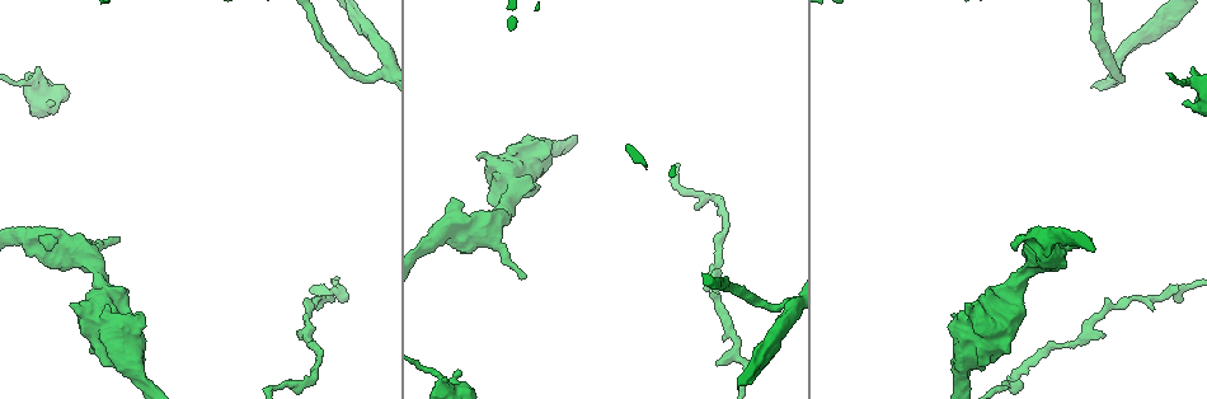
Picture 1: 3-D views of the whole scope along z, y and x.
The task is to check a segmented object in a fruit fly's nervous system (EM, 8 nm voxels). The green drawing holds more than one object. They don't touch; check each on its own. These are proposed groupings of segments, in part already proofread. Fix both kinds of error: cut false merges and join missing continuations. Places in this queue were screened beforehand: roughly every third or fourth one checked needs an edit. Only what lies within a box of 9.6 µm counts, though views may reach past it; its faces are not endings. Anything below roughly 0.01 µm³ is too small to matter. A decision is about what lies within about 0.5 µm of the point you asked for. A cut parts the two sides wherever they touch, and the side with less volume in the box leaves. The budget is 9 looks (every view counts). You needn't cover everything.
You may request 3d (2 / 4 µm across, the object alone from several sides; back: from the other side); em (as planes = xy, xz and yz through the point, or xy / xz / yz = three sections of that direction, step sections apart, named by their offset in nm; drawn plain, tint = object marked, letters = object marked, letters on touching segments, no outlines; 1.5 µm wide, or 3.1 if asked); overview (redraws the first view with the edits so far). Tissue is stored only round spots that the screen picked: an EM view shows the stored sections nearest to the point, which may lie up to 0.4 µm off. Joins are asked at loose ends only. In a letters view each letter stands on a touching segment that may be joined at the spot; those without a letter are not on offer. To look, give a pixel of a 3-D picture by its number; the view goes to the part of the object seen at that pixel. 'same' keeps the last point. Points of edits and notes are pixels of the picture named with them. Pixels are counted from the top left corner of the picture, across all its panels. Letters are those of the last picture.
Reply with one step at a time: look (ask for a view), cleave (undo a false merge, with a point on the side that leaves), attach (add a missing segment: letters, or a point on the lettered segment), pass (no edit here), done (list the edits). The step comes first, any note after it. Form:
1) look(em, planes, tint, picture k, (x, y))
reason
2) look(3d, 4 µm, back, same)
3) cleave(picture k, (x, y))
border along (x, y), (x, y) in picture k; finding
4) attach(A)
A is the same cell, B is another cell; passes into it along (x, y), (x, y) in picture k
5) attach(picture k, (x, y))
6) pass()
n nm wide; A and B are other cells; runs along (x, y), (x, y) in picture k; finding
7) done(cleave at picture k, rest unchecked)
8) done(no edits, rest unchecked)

look(em, planes, plain, picture 1, (1182, 288))
abrupt turn

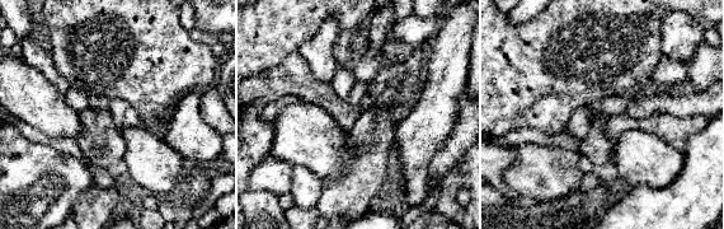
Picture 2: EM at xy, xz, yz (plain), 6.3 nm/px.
look(em, planes, letters, same)

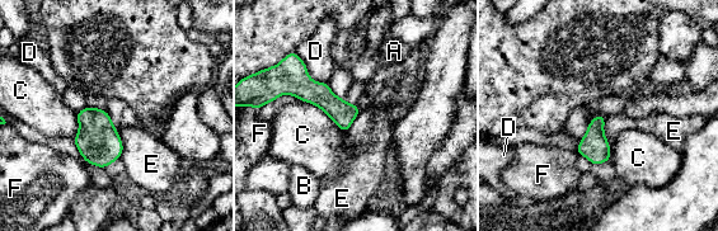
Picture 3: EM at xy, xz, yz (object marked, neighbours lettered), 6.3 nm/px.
pass()
C touches over 360 nm; A, B, C, D, E and F are other cells; continuous, no second neuron

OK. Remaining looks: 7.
look(3d, 2 µm, picture 1, (70, 302))
branch stops here

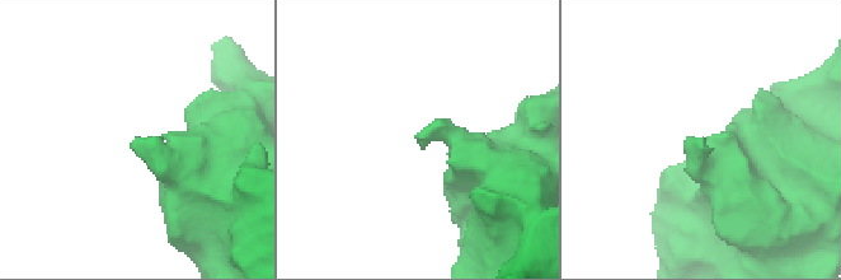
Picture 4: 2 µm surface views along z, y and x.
look(em, planes, letters, picture 4, (696, 143))
now the EM

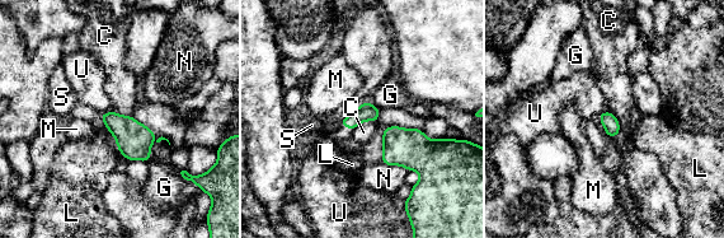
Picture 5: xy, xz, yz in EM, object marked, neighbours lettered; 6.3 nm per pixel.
attach(S)
S is the same cell, C, G, L, M, N and U are other cells; passes into it along (367, 111), (346, 126), (338, 132) in picture 5; it goes on there

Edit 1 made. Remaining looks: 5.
look(3d, 4 µm, picture 1, (31, 84))
sudden change in width

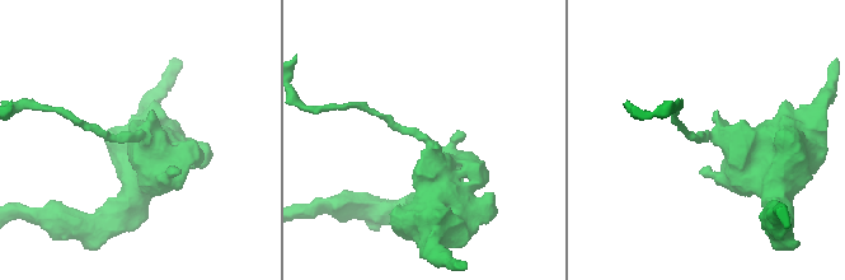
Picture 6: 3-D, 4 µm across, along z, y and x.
look(em, planes, letters, picture 6, (721, 134))
need the tissue

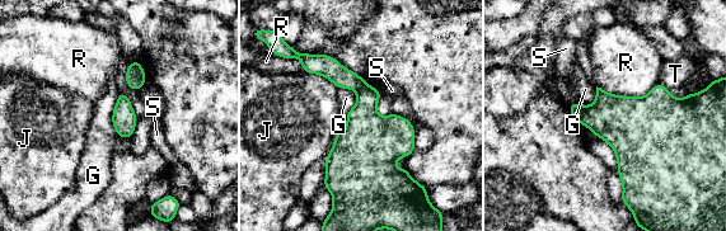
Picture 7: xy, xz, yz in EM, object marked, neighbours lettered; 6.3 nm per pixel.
cleave(picture 7, (576, 109))
G, J, R, S and T are other cells; border along (585, 107), (580, 122) in picture 7; a second neuron is stuck on

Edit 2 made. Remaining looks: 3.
done(attach at picture 5, cleave at picture 7, rest unchecked)

